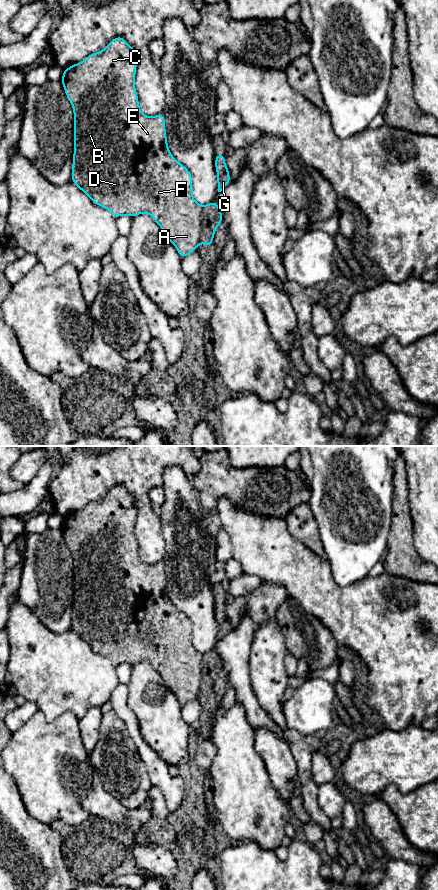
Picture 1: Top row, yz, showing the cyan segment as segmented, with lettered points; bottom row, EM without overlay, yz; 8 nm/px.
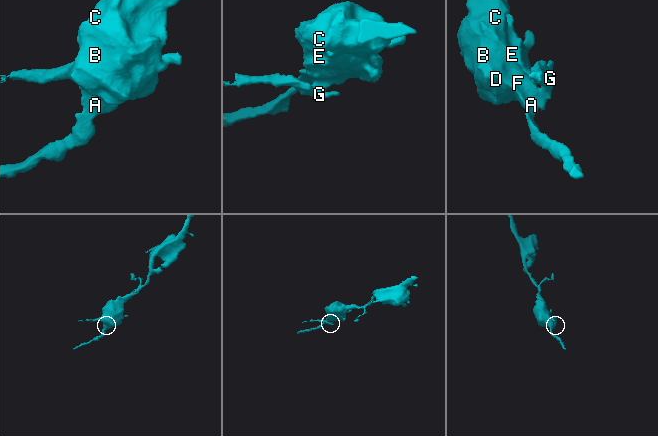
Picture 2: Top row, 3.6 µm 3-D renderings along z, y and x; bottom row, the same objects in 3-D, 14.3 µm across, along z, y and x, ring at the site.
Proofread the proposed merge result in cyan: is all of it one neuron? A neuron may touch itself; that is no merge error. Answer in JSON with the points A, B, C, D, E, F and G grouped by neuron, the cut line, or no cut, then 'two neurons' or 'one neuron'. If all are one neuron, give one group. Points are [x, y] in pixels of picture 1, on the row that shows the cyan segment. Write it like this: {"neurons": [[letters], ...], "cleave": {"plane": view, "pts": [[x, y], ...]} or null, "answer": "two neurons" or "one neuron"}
{"neurons": [["A", "B", "C", "D", "E", "F"], ["G"]], "cleave": {"plane": "yz", "pts": [[203, 206], [202, 231], [199, 240]]}, "answer": "two neurons"}

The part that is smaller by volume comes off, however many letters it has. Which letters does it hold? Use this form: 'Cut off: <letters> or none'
Cut off: G

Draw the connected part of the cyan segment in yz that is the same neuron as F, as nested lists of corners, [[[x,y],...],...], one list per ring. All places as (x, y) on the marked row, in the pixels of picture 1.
[[[117,36],[100,52],[88,55],[82,62],[63,71],[61,82],[74,113],[71,181],[94,204],[109,210],[115,219],[122,215],[133,218],[149,213],[184,259],[199,247],[203,206],[193,198],[191,172],[169,151],[164,114],[149,117],[139,108],[134,86],[136,70],[135,49],[123,37]]]

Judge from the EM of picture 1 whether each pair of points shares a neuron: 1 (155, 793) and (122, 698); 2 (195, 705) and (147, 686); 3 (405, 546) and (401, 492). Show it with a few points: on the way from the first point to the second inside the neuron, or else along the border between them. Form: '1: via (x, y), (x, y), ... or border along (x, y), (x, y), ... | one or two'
1: border along (152, 785), (160, 790), (166, 806) | two
2: border along (181, 707), (183, 718), (190, 725) | two
3: via (401, 533), (401, 505) | one

